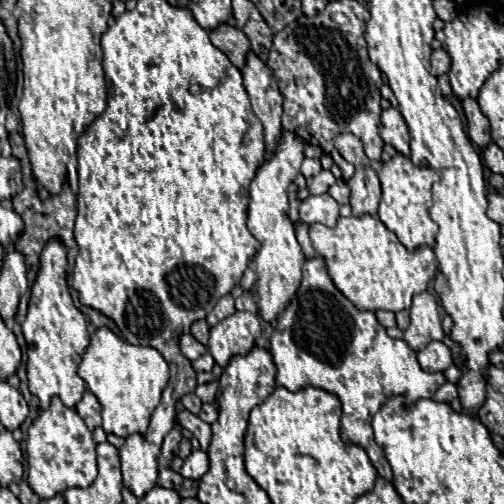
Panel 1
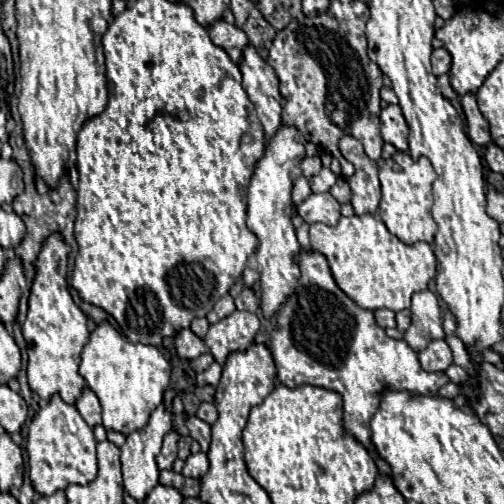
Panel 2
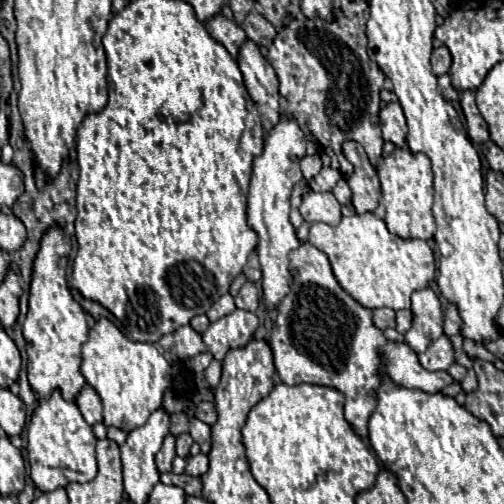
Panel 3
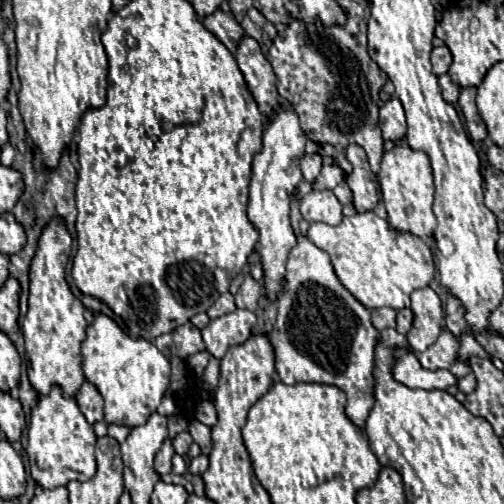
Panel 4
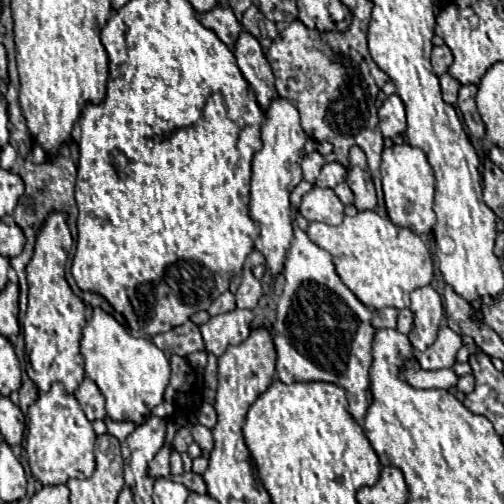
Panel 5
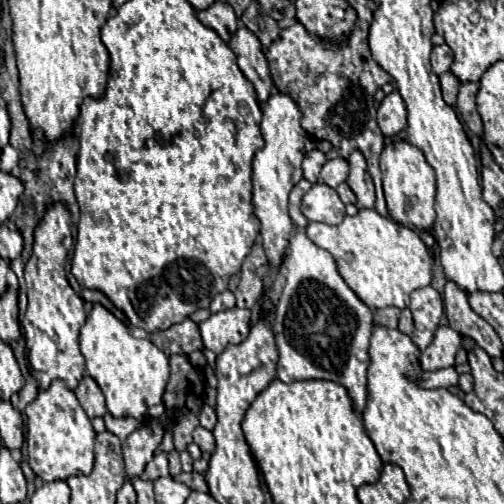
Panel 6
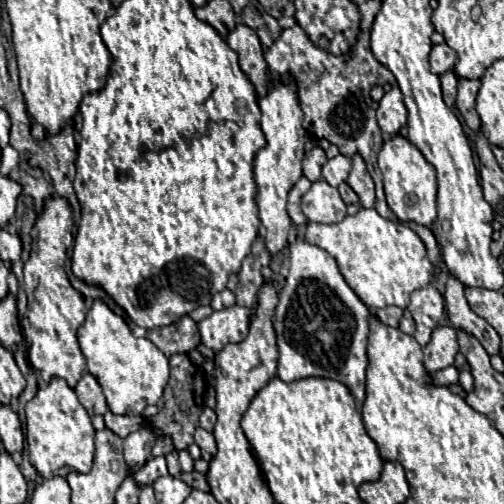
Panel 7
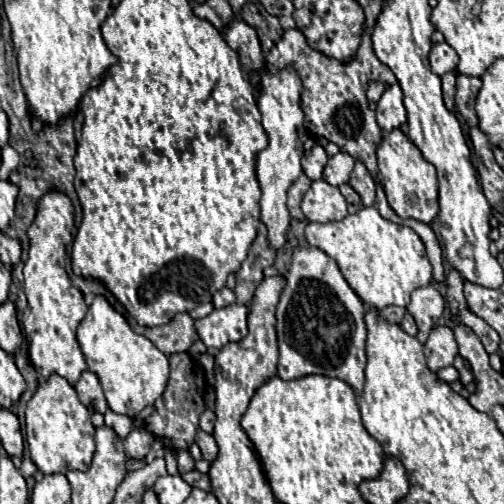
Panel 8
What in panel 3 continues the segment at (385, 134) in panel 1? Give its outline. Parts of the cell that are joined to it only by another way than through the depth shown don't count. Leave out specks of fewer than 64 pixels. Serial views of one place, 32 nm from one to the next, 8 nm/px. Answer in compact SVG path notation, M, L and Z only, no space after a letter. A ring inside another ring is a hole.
M398 102L386 104L380 110L380 128L382 128L382 138L386 142L392 142L396 148L406 148L408 128L406 128L406 118Z

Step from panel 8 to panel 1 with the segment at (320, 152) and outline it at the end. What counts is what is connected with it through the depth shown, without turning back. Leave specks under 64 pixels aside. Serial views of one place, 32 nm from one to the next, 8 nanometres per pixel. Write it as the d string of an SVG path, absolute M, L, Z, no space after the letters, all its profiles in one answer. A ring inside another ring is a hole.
M304 158L302 166L300 166L300 172L304 174L304 178L310 178L310 176L316 176L320 172L320 160L318 158Z

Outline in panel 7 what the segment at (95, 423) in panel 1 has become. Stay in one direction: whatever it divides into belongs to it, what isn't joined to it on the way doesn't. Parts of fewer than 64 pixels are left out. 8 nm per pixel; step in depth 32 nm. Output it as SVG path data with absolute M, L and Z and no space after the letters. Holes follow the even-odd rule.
M84 372L82 380L76 384L74 388L80 404L86 408L86 412L90 416L96 416L96 414L106 414L108 412L108 406L106 406L106 398L102 394L102 388L100 384L96 382L96 378L88 372Z

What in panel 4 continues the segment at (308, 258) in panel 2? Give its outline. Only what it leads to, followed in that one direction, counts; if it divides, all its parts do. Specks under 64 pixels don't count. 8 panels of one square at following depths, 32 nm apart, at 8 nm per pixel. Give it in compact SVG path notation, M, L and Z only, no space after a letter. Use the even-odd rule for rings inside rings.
M292 198L290 204L290 219L295 235L298 236L298 244L290 250L288 256L288 274L286 274L286 292L278 300L278 320L270 332L270 342L274 346L276 354L276 372L284 384L298 384L298 382L318 382L318 384L330 384L340 388L348 402L346 402L346 416L364 430L366 418L370 410L374 408L374 348L380 342L380 332L372 326L370 310L362 306L336 278L330 256L316 248L308 238L300 236L299 223L302 215L299 211L300 201ZM394 346L392 348L394 366L392 376L396 382L408 386L408 388L420 388L420 390L444 390L452 384L456 384L456 378L448 370L426 370L420 366L416 354L408 348Z

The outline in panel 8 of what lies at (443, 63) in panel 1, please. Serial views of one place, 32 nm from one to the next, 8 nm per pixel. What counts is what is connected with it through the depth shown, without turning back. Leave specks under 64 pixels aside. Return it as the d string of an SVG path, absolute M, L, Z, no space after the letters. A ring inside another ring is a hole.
M434 44L432 50L430 50L430 66L432 66L432 72L442 76L446 72L452 72L458 64L458 56L456 52L446 44Z

